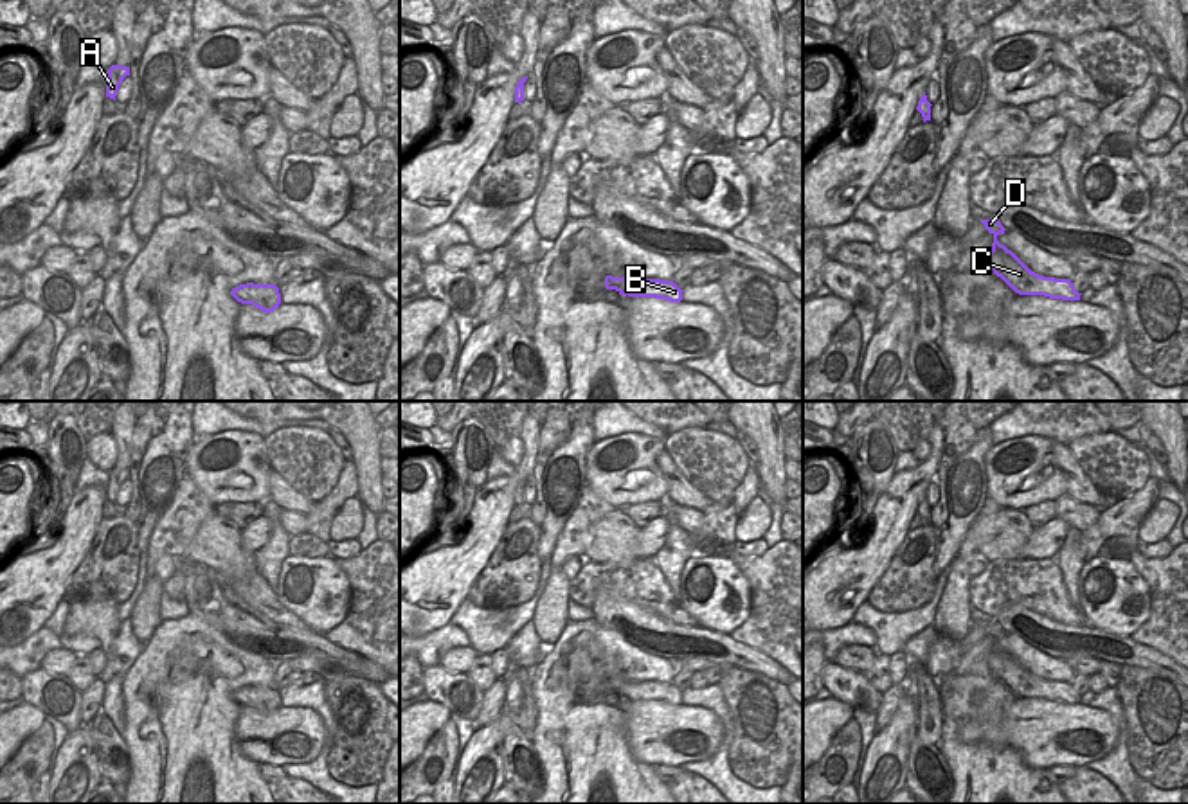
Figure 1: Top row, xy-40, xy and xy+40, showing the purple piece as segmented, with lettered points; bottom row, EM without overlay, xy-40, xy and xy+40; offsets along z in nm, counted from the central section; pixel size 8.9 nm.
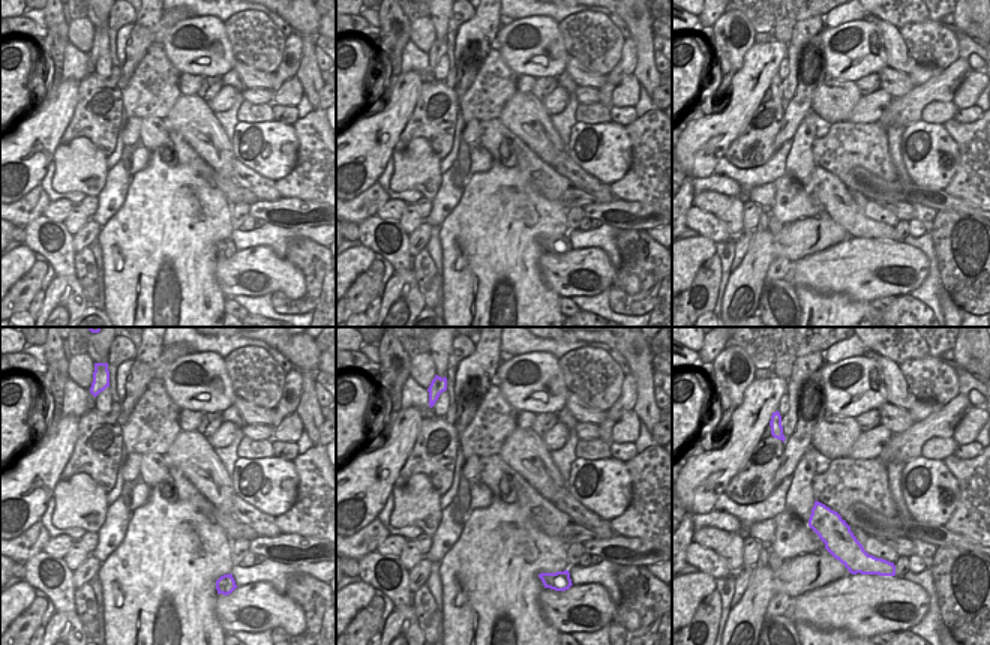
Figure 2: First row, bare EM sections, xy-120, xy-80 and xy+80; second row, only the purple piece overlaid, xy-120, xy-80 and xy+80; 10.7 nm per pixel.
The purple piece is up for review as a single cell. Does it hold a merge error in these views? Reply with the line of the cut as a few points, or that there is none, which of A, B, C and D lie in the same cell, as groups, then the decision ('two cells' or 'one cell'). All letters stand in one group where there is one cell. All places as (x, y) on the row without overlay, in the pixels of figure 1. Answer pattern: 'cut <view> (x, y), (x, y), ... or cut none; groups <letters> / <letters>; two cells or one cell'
cut none; groups A B C D; one cell

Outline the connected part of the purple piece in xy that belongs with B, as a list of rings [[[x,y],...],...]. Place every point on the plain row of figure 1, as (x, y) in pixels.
[[[607,678],[605,691],[628,700],[655,700],[670,705],[682,703],[682,692],[673,683]]]

